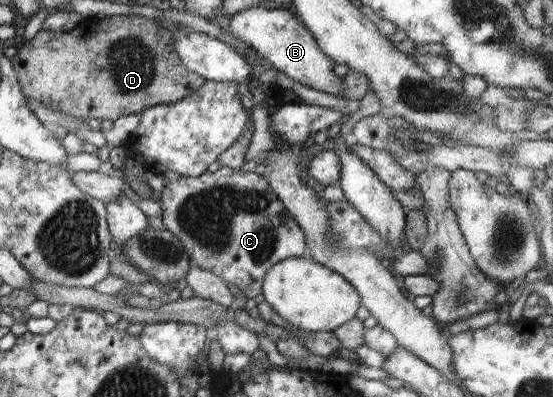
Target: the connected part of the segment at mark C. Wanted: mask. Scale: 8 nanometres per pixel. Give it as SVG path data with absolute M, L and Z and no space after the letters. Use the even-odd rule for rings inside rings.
M222 166L215 172L205 170L197 177L180 176L177 180L166 181L156 199L161 204L163 227L181 241L190 261L222 277L230 287L239 287L246 299L260 299L265 274L272 265L305 253L304 231L279 201L268 181L257 171Z

